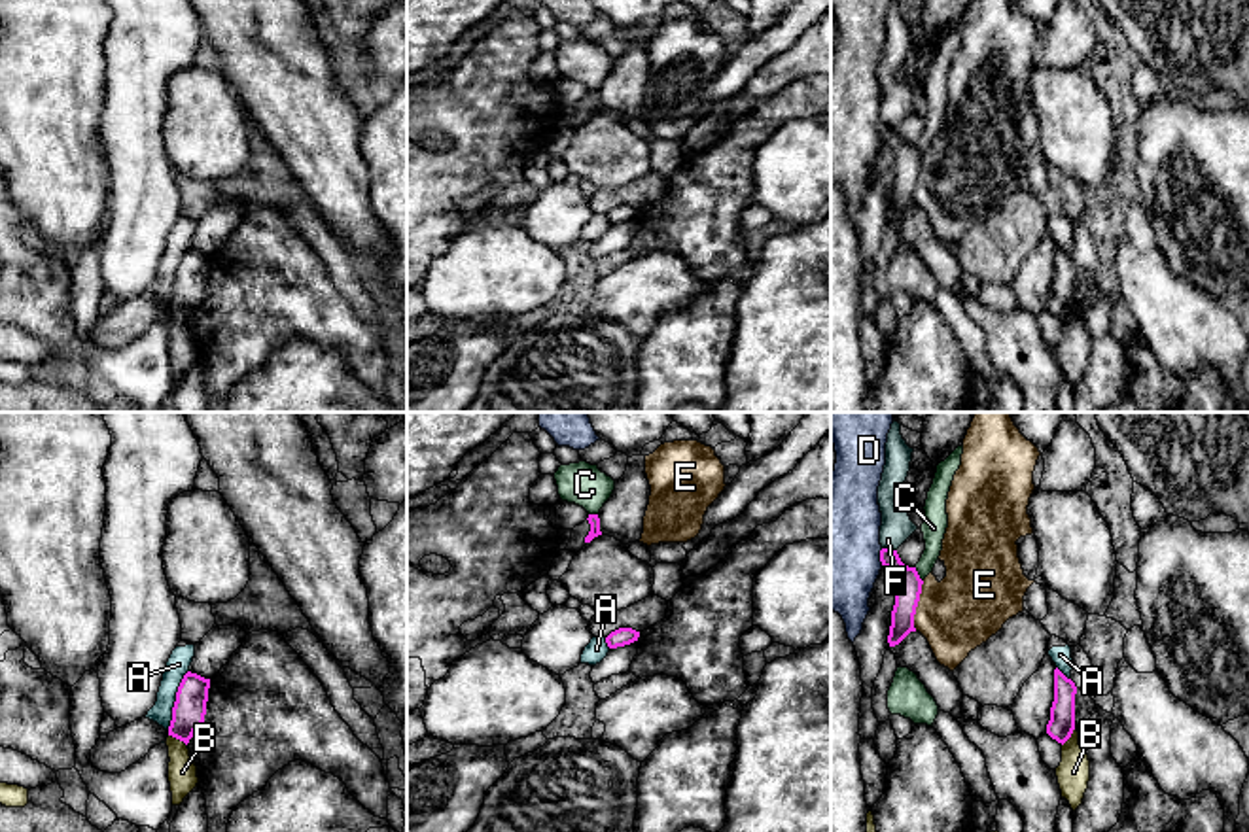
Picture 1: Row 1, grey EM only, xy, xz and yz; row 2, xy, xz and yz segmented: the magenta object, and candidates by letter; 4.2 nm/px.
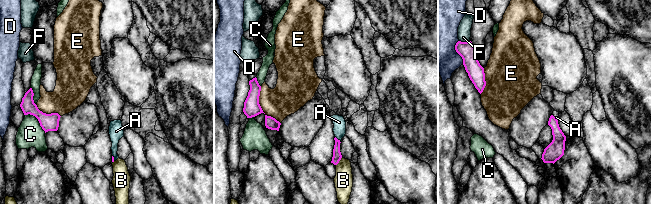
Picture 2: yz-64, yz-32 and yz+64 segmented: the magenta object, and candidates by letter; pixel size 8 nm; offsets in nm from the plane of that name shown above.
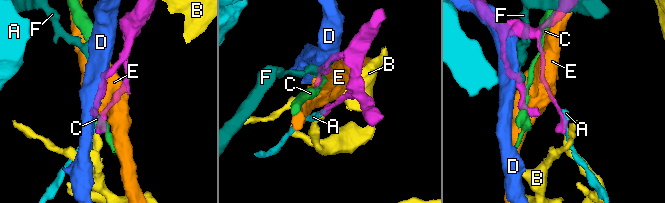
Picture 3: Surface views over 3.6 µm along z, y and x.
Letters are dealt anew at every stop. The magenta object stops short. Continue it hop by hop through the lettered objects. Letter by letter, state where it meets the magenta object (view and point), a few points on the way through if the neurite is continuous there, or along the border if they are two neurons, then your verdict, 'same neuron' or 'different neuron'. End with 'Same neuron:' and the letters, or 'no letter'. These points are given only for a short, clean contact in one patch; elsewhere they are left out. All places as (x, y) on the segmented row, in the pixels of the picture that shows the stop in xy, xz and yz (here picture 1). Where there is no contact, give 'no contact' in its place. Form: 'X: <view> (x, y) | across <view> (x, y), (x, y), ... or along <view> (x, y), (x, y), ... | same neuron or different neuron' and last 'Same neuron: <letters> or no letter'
A: xy (176, 700) | different neuron
B: xy (178, 738) | along xy (169, 734), (186, 745) | different neuron
C: yz (918, 575) | along yz (914, 568), (922, 581) | different neuron
D: yz (880, 556) | along yz (882, 549), (880, 564) | different neuron
E: yz (916, 606) | different neuron
F: yz (890, 549) | along yz (882, 547), (896, 551) | different neuron
Same neuron: no letter

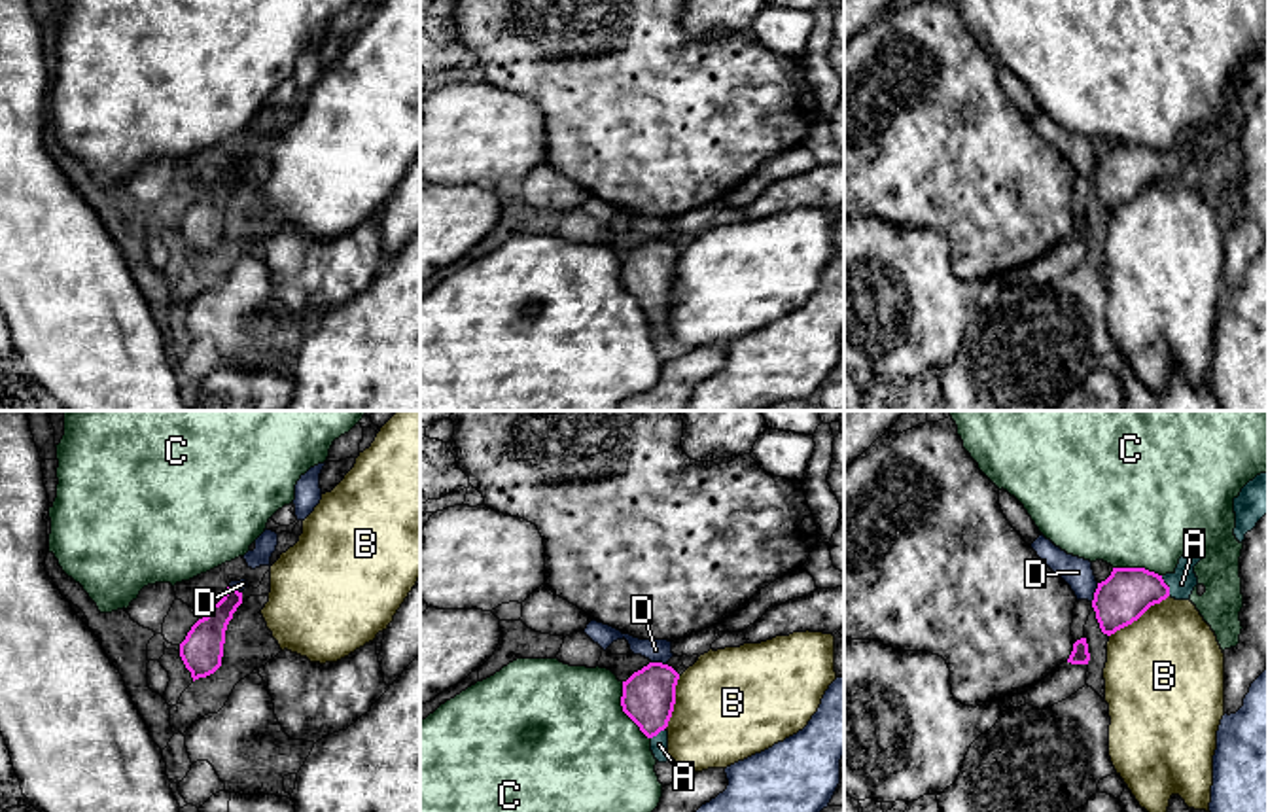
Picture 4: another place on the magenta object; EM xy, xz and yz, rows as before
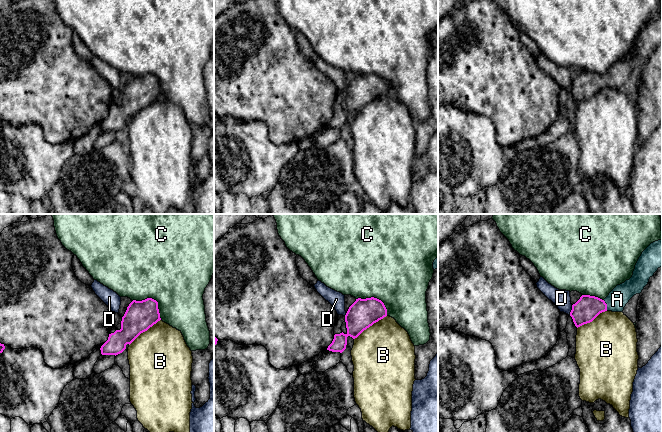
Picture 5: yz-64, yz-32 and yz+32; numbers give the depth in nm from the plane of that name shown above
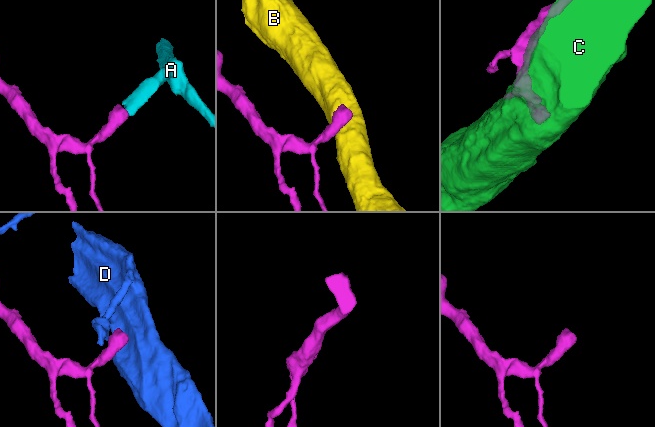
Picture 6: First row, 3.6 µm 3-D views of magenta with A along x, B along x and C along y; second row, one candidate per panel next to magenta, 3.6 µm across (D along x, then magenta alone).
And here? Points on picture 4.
A: yz (1166, 585) | across yz (1119, 600), (1136, 589), (1166, 585), (1181, 583) | same neuron
B: yz (1138, 617) | different neuron
C: xz (623, 710) | different neuron
D: yz (1094, 593) | along yz (1098, 583), (1091, 600) | different neuron
Same neuron: A

